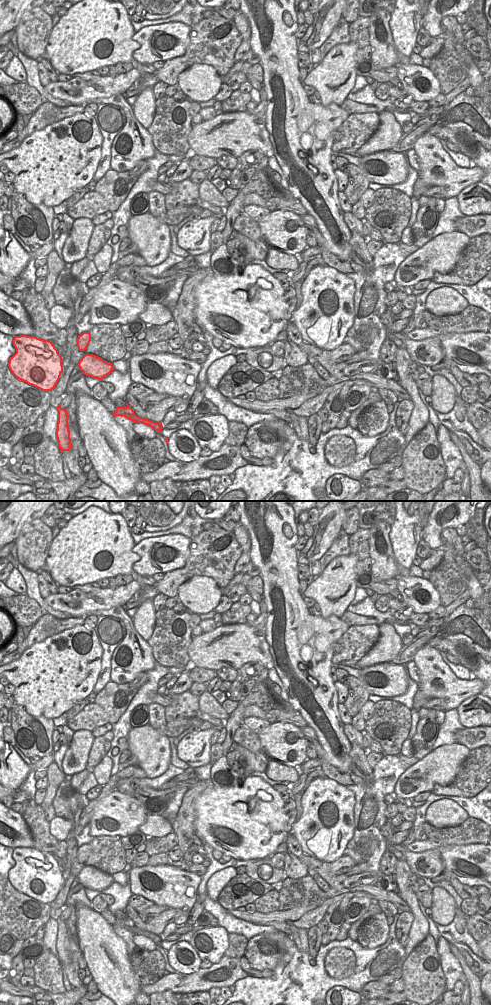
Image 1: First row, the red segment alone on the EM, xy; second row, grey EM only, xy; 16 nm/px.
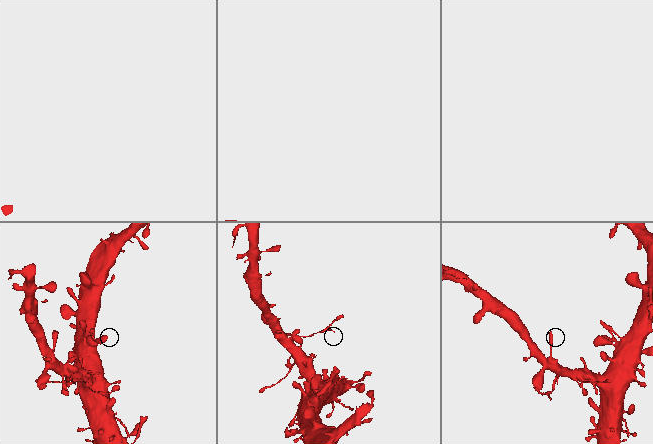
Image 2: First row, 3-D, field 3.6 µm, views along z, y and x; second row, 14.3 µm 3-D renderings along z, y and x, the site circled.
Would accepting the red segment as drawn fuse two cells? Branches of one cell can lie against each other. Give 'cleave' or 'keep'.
cleave

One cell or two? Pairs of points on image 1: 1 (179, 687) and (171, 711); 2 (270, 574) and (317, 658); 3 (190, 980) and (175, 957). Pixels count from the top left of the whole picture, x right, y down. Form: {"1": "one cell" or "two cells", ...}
{"1": "two cells", "2": "one cell", "3": "two cells"}

